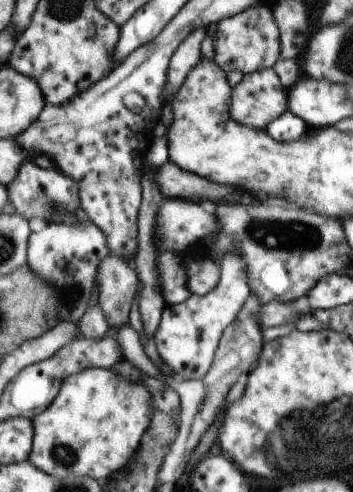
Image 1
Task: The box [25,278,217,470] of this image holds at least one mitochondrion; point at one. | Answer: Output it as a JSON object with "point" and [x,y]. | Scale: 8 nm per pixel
{"point":[63,453]}

